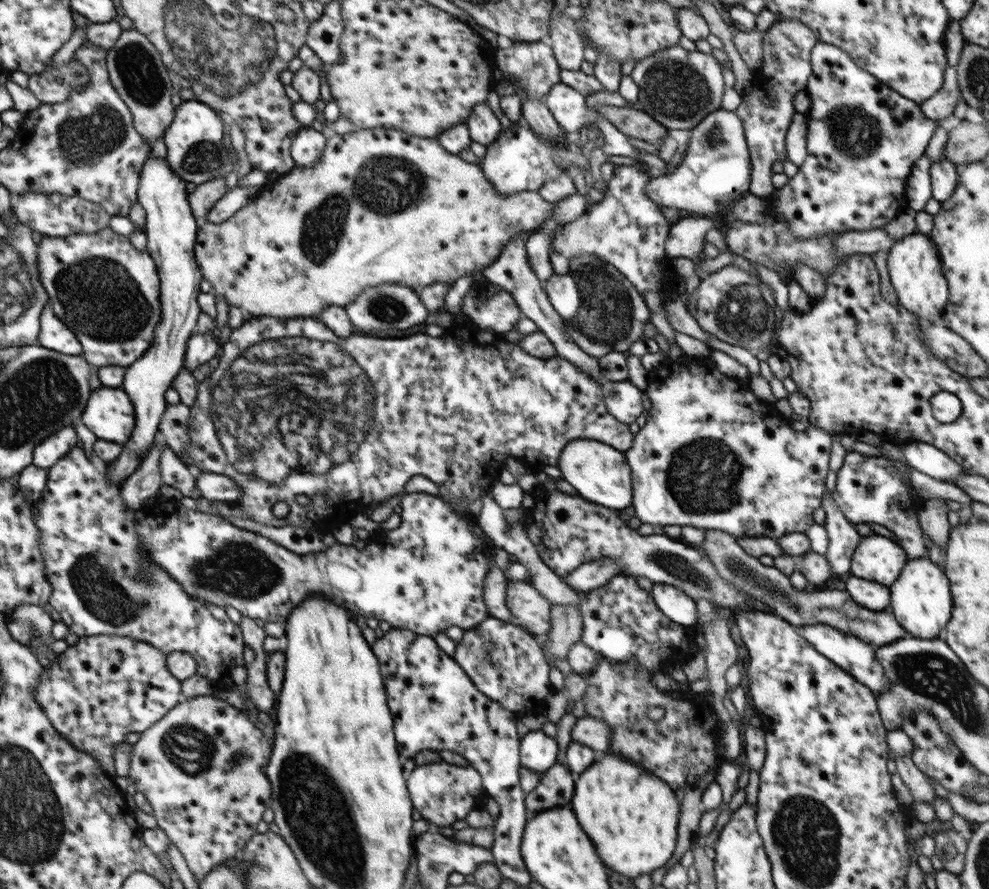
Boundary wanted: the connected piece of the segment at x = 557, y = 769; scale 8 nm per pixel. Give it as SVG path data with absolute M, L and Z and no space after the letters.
M557 760L554 766L541 774L537 787L525 796L528 816L558 807L571 808L574 789L574 774Z

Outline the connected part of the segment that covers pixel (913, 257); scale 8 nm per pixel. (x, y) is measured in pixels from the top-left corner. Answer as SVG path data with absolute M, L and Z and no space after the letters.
M918 232L904 235L887 252L887 268L899 303L920 320L939 323L949 299L949 286L939 252L929 235Z

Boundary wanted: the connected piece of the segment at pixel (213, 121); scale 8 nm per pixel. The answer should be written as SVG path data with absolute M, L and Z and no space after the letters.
M195 98L182 101L175 107L173 122L162 136L167 146L165 160L186 182L199 185L213 178L225 178L239 168L239 157L234 147L228 151L222 144L225 133L224 122L214 108Z

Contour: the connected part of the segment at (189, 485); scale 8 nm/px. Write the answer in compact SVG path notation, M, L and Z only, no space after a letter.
M166 444L160 456L160 475L163 484L177 488L185 497L198 499L201 494L197 489L196 475L174 454Z

